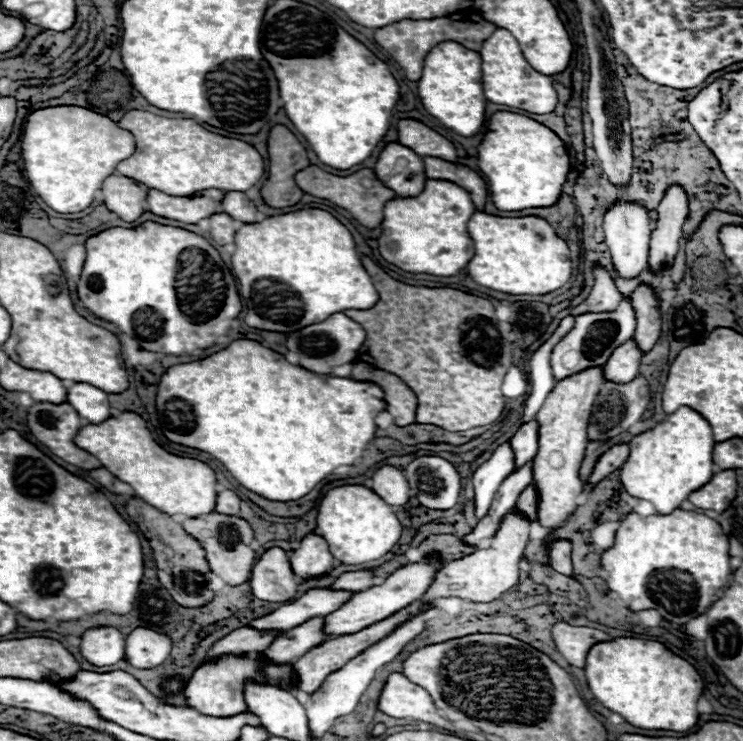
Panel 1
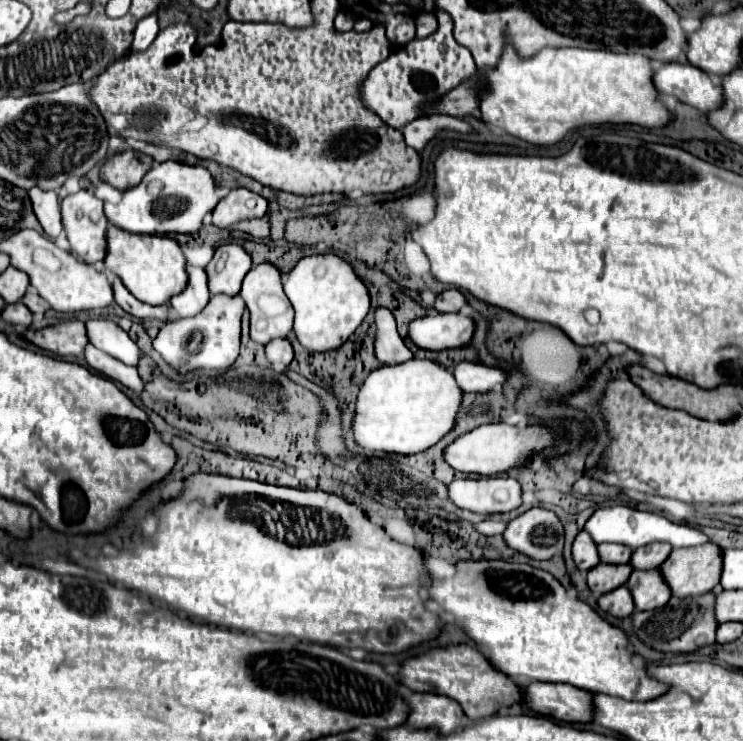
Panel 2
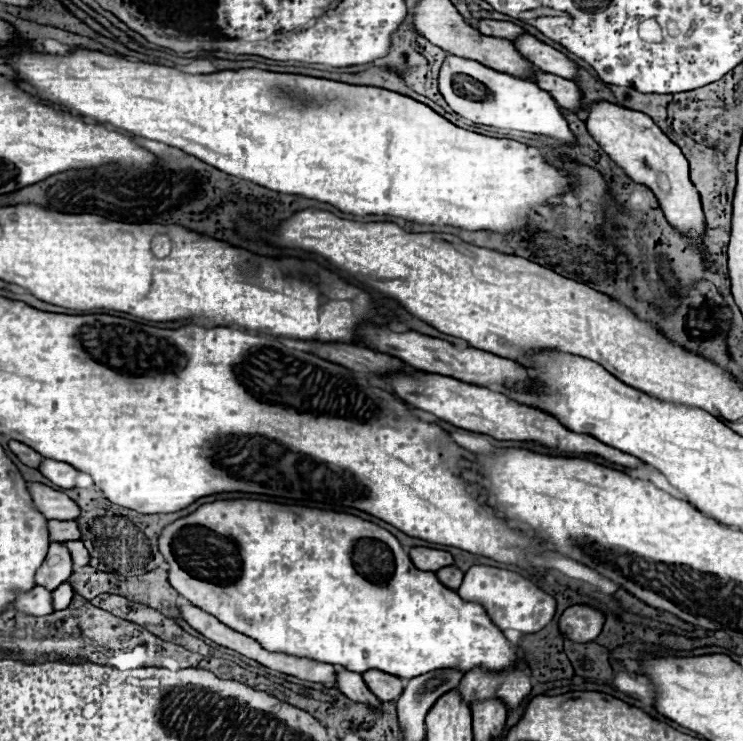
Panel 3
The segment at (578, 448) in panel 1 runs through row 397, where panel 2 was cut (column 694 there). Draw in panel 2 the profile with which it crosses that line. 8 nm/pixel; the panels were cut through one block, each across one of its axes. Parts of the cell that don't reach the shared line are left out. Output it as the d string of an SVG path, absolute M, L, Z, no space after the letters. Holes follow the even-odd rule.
M712 542L686 550L672 550L660 566L660 574L676 598L712 592L718 586L720 570L720 548Z

